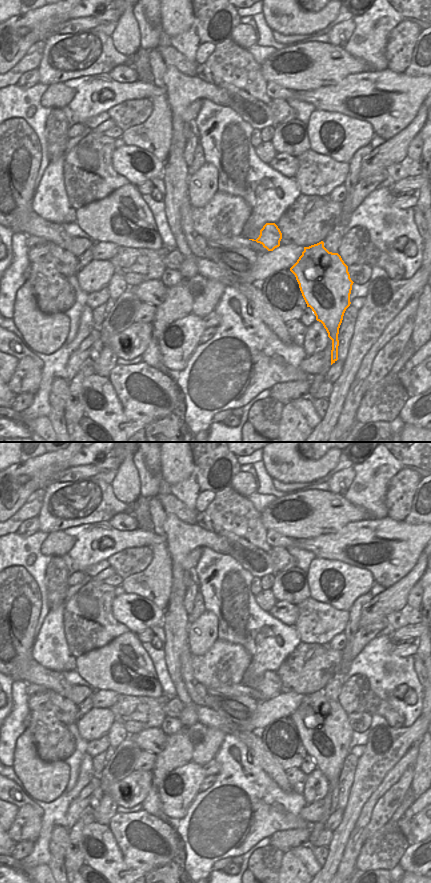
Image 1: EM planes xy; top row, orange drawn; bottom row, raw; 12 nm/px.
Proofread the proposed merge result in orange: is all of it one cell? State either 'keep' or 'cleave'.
keep

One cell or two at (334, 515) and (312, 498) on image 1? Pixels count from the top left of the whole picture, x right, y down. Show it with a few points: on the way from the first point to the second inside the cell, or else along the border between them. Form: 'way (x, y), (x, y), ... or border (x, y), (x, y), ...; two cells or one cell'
way (329, 512), (326, 512), (317, 503); one cell

